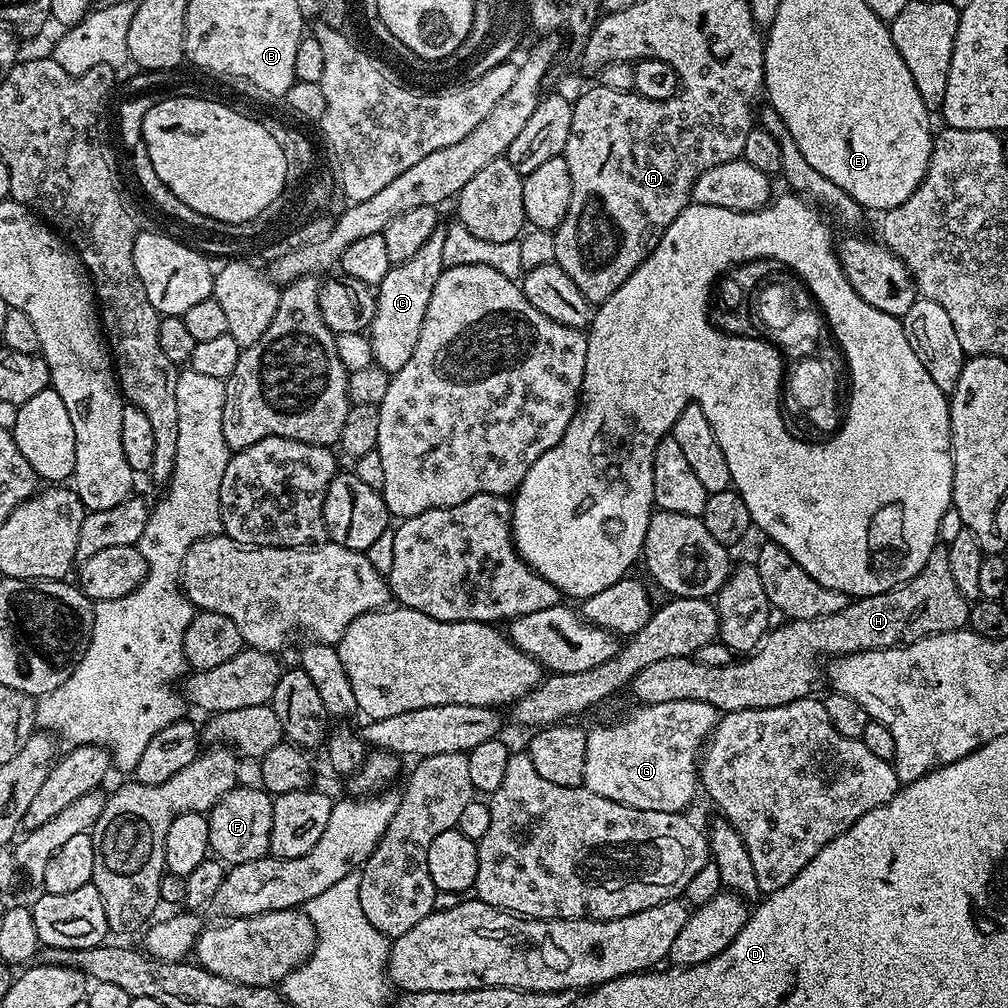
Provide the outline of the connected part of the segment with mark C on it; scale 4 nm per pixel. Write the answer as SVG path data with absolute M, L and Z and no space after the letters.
M438 226L430 240L417 250L406 262L389 268L386 278L375 289L376 309L366 335L372 341L372 359L375 367L383 372L394 373L406 366L414 346L418 346L418 334L422 334L422 322L426 318L426 306L430 306L430 294L438 286L438 278L444 273L442 262L442 242L446 240L444 228Z

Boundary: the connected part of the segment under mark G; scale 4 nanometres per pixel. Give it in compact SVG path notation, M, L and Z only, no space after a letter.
M697 700L658 702L636 707L638 708L629 716L588 732L583 787L622 806L638 810L683 813L684 807L695 798L696 792L698 793L698 761L708 737L716 729L717 710L714 706Z

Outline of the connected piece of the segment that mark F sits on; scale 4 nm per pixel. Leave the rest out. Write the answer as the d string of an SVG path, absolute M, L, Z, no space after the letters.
M239 785L220 799L208 818L208 847L211 855L225 865L254 862L269 855L270 822L274 822L273 797L263 787Z

